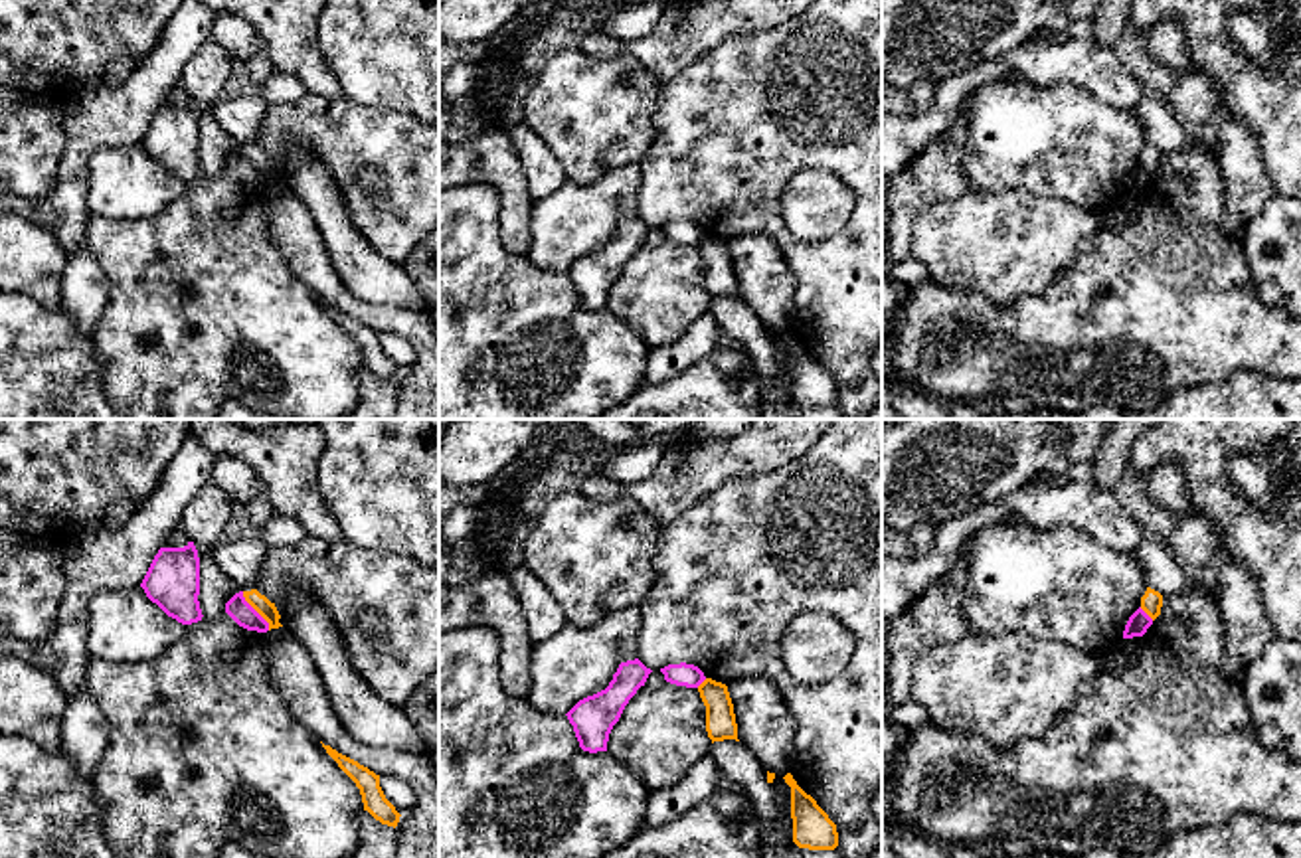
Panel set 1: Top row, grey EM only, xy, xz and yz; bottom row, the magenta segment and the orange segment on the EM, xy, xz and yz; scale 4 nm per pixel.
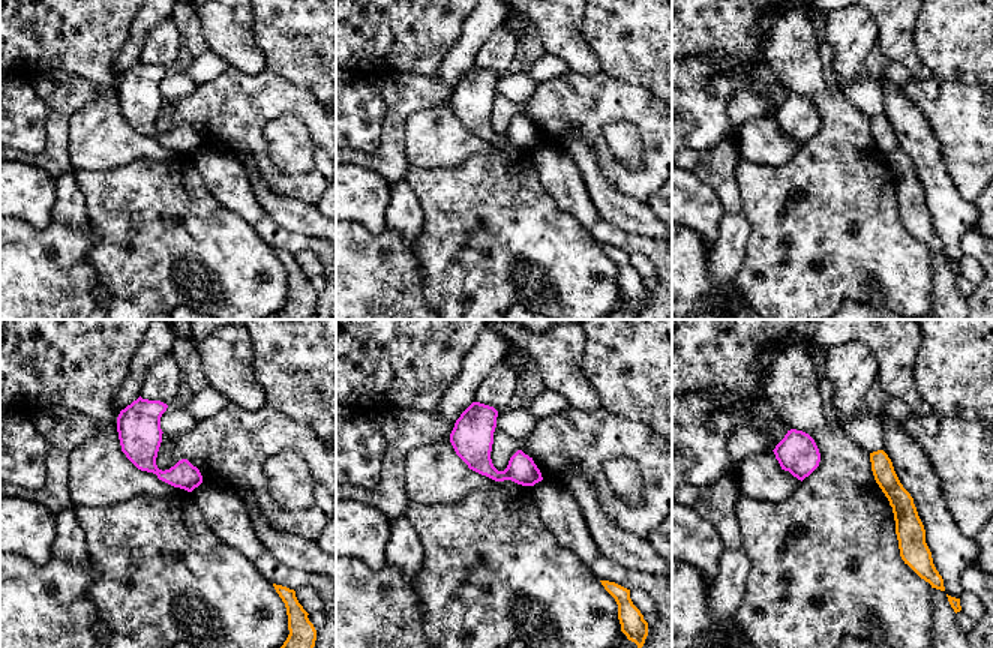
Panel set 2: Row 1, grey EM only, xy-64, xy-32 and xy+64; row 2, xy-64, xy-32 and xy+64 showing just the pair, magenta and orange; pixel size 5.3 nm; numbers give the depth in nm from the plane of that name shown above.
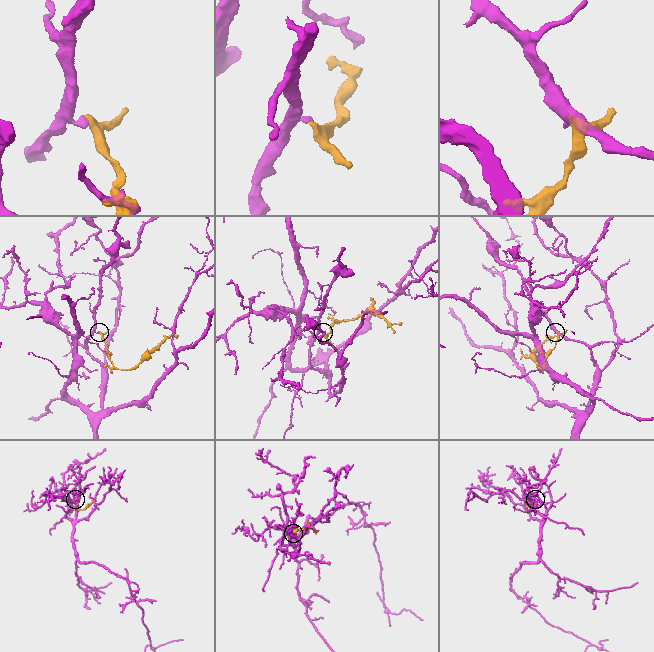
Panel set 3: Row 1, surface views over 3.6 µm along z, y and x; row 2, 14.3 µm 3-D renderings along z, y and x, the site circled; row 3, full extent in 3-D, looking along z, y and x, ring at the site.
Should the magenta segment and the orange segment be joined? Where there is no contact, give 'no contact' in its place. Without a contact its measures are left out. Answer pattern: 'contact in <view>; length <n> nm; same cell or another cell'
contact in xy; length 200 nm; another cell

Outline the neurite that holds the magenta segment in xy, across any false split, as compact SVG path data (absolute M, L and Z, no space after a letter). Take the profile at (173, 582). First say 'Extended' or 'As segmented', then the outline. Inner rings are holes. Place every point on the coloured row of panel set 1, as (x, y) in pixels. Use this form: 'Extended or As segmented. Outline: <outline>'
As segmented. Outline: M194 542L184 548L160 548L140 587L168 617L182 625L202 621L200 558Z

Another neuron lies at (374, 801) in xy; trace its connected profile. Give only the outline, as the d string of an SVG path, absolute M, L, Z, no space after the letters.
M324 745L326 753L338 763L338 767L356 783L362 795L364 811L368 811L376 820L388 826L397 826L399 813L395 807L386 799L380 787L380 775L370 771L368 767L360 765L358 761L338 753L330 745Z

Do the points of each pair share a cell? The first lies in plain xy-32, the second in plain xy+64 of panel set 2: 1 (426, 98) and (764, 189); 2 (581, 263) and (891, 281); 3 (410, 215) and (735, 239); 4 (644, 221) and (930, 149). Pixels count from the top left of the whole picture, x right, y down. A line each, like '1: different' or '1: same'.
1: different
2: same
3: same
4: same

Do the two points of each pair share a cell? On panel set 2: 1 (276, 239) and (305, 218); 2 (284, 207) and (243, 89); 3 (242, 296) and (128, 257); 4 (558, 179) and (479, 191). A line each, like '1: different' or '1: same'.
1: different
2: different
3: same
4: different

